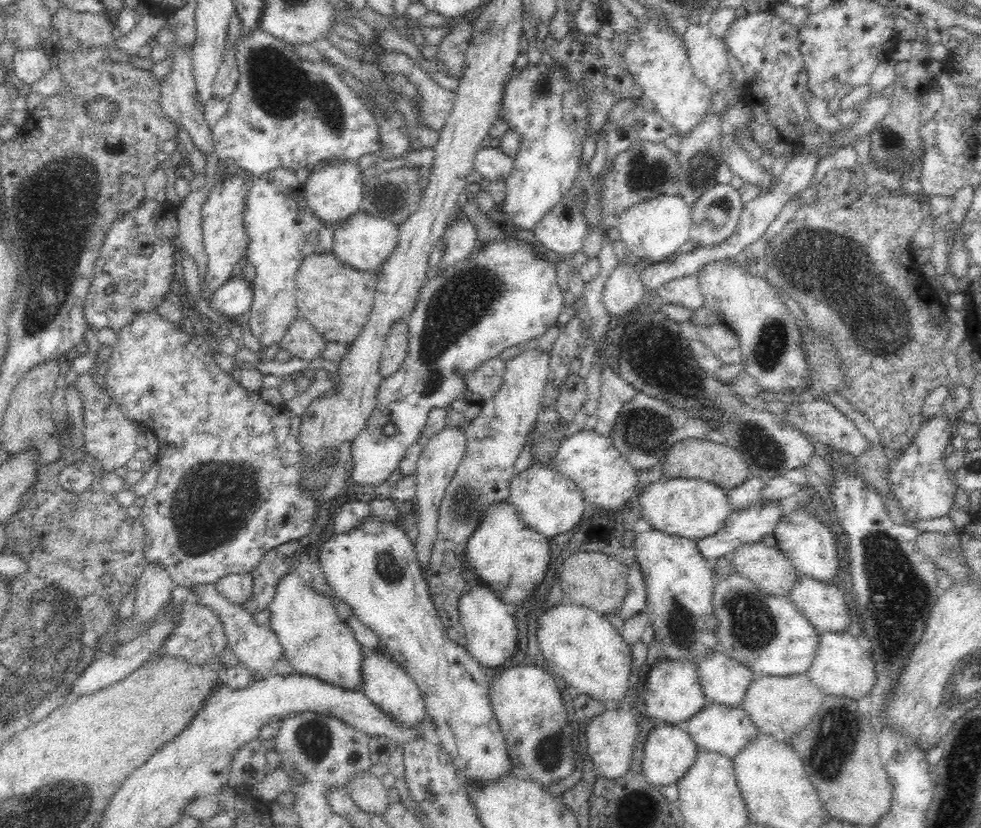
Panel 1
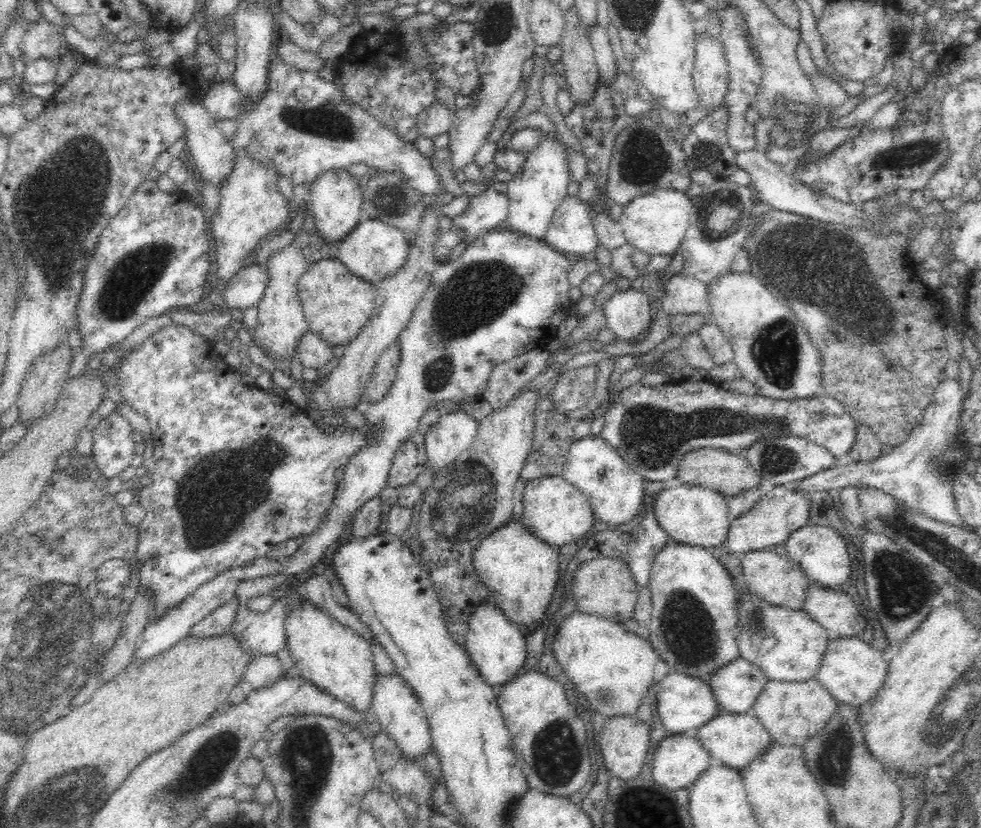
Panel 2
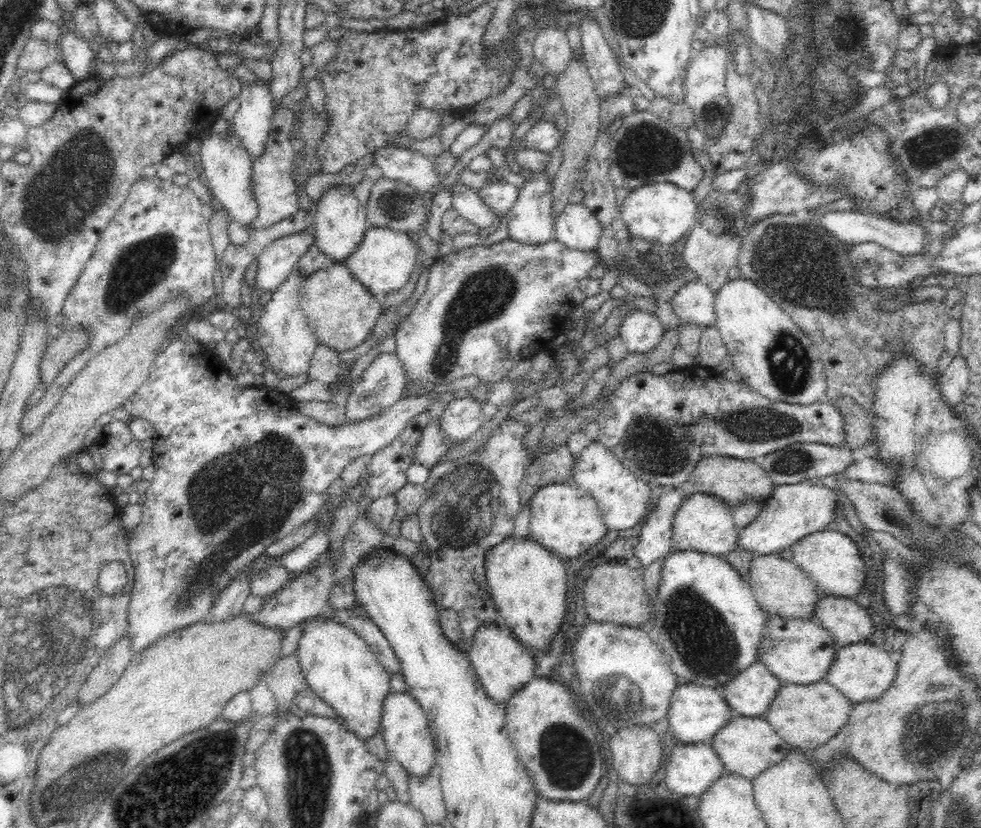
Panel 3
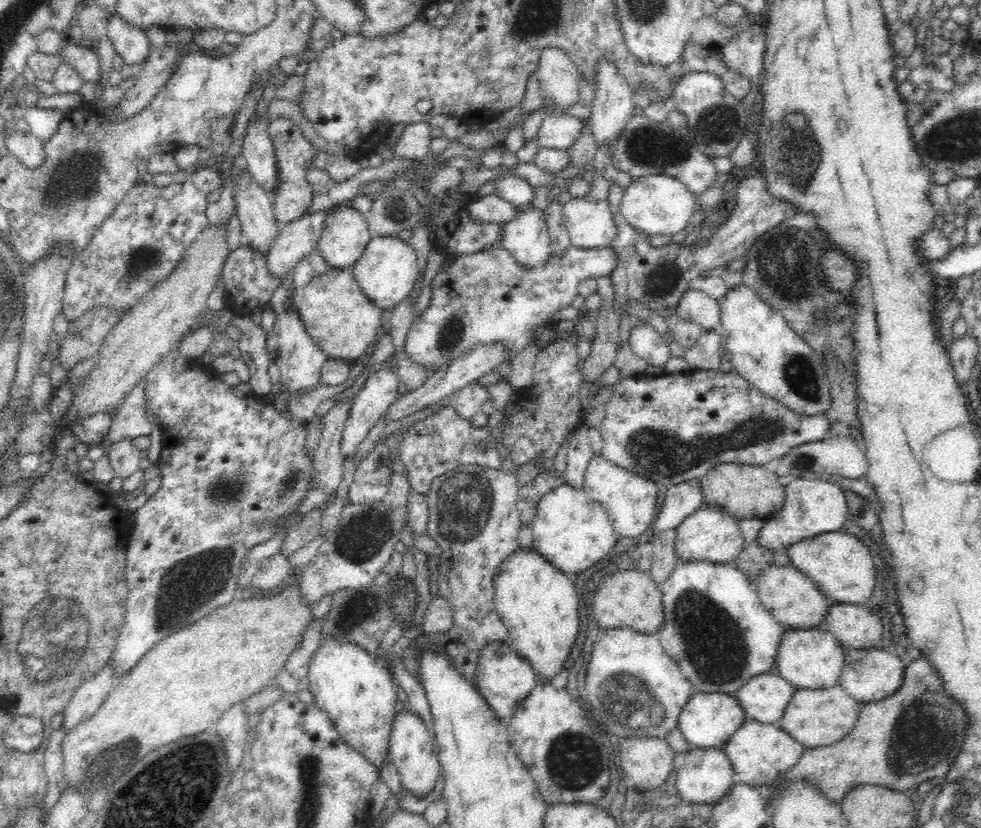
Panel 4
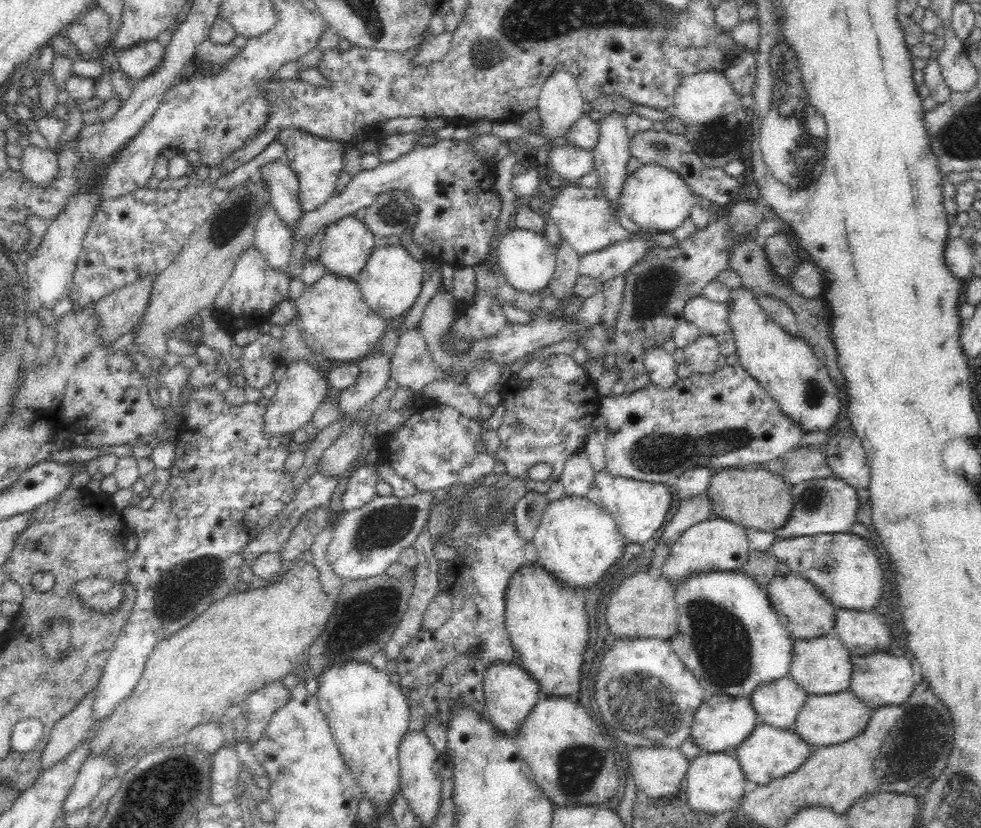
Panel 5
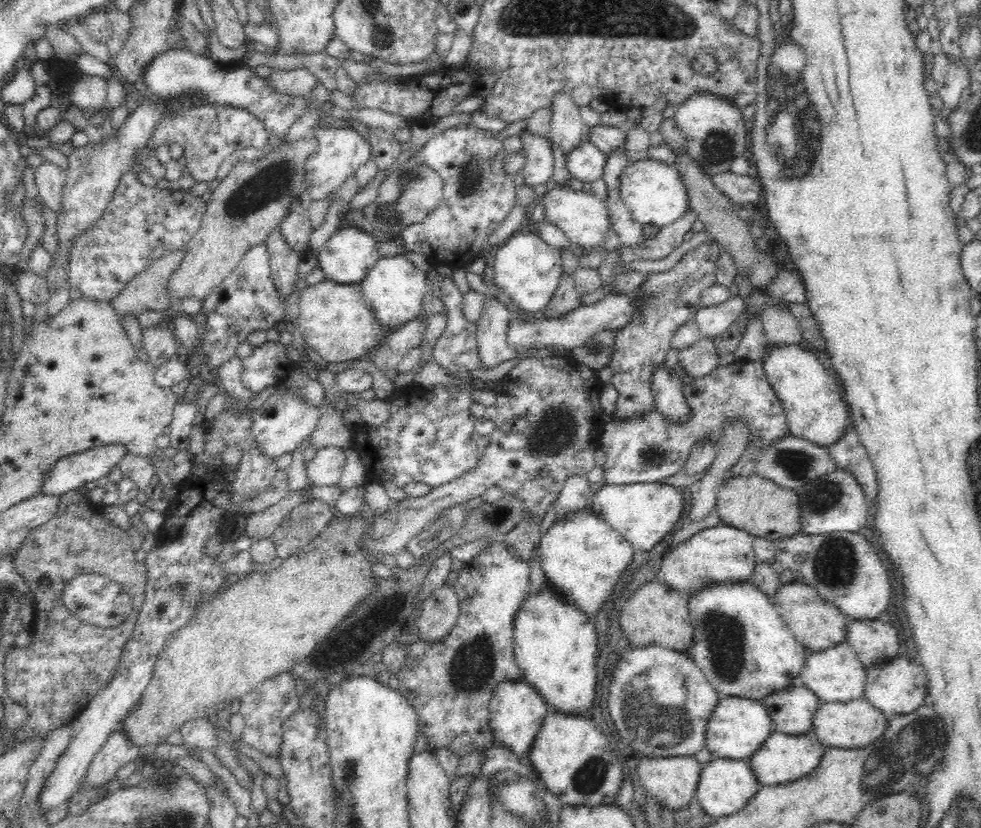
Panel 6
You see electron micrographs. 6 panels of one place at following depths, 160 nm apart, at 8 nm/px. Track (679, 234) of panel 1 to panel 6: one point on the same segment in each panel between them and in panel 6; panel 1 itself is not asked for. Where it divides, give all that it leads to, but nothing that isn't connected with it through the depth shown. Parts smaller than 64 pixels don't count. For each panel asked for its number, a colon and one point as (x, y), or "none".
2: (655, 223)
3: (662, 213)
4: (660, 205)
5: (656, 198)
6: (654, 193)

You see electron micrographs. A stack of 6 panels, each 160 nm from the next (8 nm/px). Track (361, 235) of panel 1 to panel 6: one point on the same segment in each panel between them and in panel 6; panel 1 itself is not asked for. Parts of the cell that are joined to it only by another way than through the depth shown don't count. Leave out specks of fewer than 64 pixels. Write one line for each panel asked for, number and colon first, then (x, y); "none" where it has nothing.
2: (373, 250)
3: (383, 261)
4: (386, 270)
5: (390, 281)
6: (393, 289)

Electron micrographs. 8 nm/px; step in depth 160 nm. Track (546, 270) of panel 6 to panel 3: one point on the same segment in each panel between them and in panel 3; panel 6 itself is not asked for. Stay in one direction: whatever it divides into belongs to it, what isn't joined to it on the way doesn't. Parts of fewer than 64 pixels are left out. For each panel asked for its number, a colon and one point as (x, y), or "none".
3: (530, 220)
4: (527, 236)
5: (527, 259)

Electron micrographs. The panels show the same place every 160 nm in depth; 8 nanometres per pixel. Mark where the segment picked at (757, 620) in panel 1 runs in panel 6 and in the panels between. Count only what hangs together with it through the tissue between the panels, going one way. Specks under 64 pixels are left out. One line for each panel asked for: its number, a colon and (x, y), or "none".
2: (801, 642)
3: (795, 650)
4: (813, 657)
5: (822, 665)
6: (834, 673)

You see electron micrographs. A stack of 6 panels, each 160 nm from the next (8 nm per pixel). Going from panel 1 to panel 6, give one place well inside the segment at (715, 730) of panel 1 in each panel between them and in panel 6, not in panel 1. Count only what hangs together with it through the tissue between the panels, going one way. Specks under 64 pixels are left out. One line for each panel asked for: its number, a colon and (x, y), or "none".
2: (733, 739)
3: (746, 745)
4: (760, 753)
5: (767, 753)
6: (781, 758)

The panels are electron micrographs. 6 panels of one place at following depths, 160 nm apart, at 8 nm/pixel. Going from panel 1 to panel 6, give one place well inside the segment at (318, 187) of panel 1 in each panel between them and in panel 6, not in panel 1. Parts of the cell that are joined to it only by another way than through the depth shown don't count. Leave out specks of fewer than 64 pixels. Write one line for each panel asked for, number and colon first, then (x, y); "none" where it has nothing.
2: (336, 196)
3: (339, 223)
4: (344, 236)
5: (347, 243)
6: (349, 253)

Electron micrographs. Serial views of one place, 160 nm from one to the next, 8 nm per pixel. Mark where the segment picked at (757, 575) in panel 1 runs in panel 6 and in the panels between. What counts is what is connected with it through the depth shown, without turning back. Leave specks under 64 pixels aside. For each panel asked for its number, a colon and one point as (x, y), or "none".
2: (776, 578)
3: (781, 587)
4: (792, 598)
5: (805, 612)
6: (816, 624)

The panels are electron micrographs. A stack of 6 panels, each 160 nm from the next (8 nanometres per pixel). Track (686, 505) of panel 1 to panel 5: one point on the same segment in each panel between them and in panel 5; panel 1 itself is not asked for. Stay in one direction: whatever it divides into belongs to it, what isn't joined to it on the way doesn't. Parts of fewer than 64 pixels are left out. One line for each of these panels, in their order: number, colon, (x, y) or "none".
2: (694, 515)
3: (703, 522)
4: (709, 533)
5: (714, 544)

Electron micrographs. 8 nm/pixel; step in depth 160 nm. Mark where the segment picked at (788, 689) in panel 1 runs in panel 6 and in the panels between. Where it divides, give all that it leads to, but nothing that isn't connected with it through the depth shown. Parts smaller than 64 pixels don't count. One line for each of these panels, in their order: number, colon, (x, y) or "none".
2: (791, 712)
3: (806, 716)
4: (813, 717)
5: (827, 719)
6: (852, 724)

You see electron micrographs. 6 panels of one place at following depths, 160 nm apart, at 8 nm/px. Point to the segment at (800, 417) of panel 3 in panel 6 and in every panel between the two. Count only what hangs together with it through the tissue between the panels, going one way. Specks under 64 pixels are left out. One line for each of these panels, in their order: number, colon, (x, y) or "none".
4: (671, 428)
5: (724, 419)
6: (646, 448)

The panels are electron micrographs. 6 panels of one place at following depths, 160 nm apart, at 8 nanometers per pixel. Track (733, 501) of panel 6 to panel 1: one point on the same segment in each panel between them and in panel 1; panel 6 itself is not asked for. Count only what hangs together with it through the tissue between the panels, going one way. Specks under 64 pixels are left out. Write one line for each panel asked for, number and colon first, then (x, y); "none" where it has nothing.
1: (714, 461)
2: (728, 473)
3: (734, 480)
4: (743, 491)
5: (753, 497)

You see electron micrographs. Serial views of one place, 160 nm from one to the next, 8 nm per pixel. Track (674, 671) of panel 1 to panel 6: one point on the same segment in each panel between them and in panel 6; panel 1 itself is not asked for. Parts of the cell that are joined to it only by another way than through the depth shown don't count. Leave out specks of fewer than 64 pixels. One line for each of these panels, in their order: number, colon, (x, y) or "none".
2: (685, 702)
3: (695, 712)
4: (707, 719)
5: (721, 722)
6: (737, 725)

